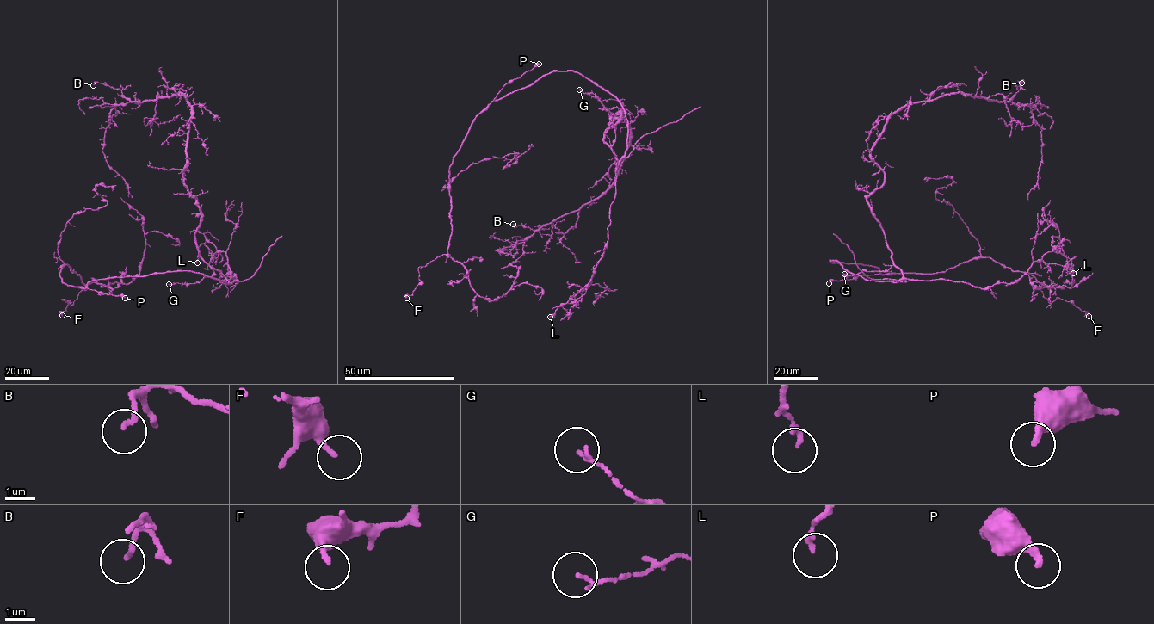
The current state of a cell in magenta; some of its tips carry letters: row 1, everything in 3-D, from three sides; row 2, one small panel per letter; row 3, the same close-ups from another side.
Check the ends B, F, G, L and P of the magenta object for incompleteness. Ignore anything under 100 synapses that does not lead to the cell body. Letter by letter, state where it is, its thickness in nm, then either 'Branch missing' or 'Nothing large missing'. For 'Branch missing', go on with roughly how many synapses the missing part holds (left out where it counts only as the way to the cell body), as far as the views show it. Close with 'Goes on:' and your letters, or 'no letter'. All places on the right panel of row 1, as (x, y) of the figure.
B: Place: (1021, 83). Thickness 160 nm. Nothing large missing
F: Place: (1089, 316). Thickness 160 nm. Nothing large missing
G: Place: (844, 274). Thickness 100 nm. Nothing large missing
L: Place: (1073, 273). Thickness 150 nm. Nothing large missing
P: Place: (829, 283). Thickness 280 nm. Nothing large missing
Goes on: no letter

